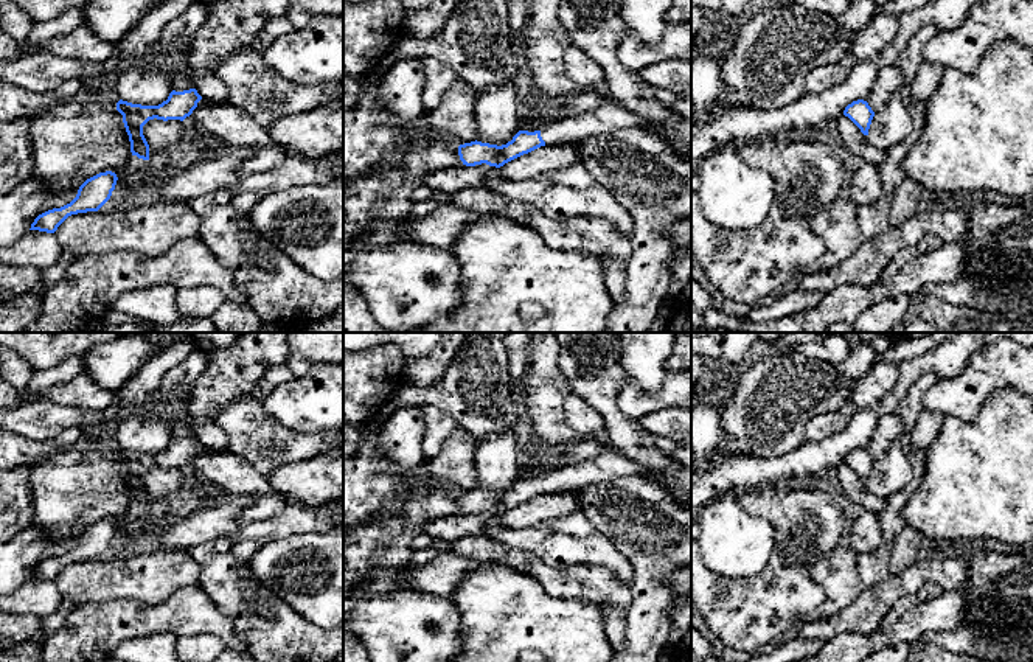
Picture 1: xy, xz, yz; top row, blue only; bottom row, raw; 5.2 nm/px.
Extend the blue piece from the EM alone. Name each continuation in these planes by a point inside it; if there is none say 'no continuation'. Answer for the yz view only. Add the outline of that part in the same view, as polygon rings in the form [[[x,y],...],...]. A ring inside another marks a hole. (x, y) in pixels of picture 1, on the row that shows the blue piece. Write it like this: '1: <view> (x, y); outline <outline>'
no continuation

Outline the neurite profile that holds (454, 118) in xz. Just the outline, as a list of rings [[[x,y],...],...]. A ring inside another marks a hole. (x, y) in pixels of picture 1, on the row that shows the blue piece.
[[[458,79],[441,103],[432,110],[424,110],[418,121],[430,138],[446,137],[461,145],[475,141],[478,138],[475,101],[477,93]]]

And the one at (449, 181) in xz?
[[[486,163],[475,166],[443,168],[426,176],[423,185],[433,193],[455,194],[466,188],[482,186],[485,177],[496,166]]]

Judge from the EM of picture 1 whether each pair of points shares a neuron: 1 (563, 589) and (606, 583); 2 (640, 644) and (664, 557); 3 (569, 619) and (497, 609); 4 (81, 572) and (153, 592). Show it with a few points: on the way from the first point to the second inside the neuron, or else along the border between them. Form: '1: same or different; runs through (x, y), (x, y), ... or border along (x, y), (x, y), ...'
1: same; runs through (573, 588), (595, 586)
2: same; runs through (648, 622), (651, 578)
3: same; runs through (552, 619), (514, 617)
4: same; runs through (98, 580), (135, 580)

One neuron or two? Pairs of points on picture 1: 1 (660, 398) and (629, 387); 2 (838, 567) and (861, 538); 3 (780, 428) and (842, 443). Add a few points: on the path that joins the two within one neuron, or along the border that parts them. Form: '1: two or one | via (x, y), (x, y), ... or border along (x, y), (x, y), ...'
1: one | via (653, 400), (642, 400), (637, 395)
2: two | border along (884, 533), (870, 552), (844, 544)
3: two | border along (805, 440), (794, 449), (772, 457)

